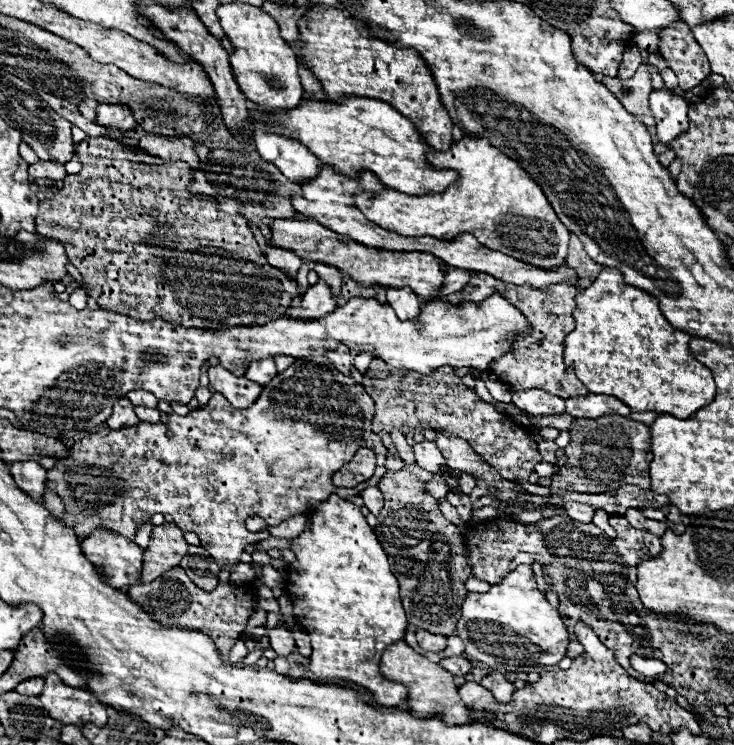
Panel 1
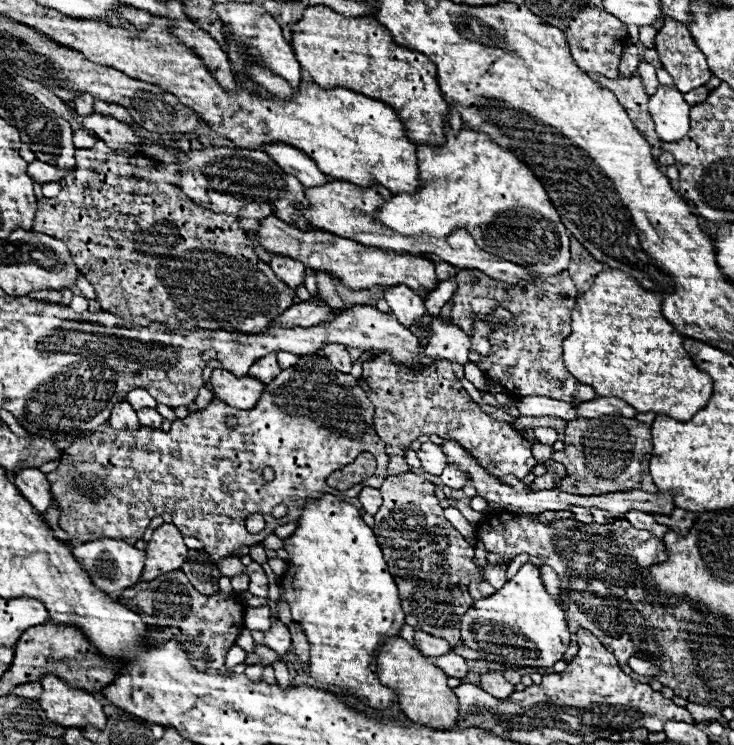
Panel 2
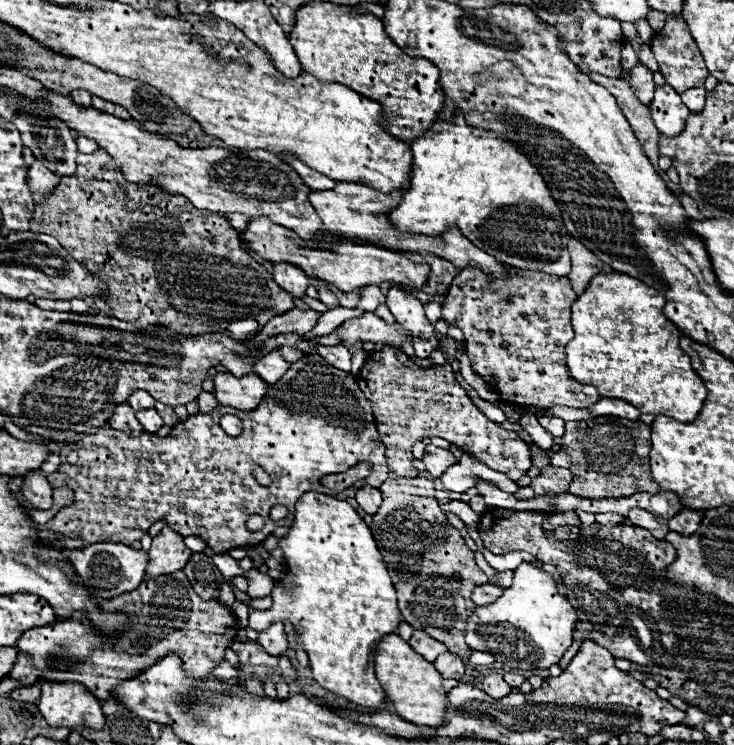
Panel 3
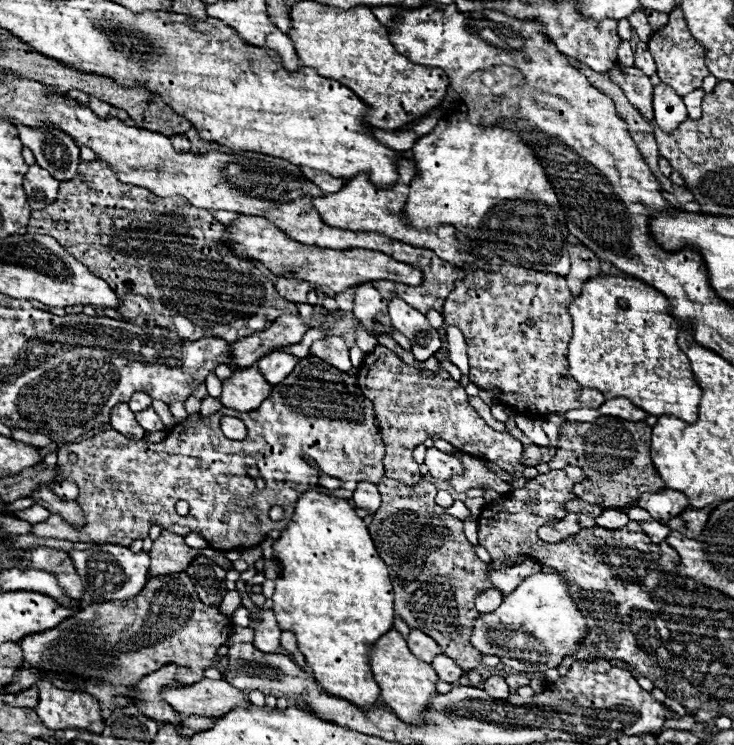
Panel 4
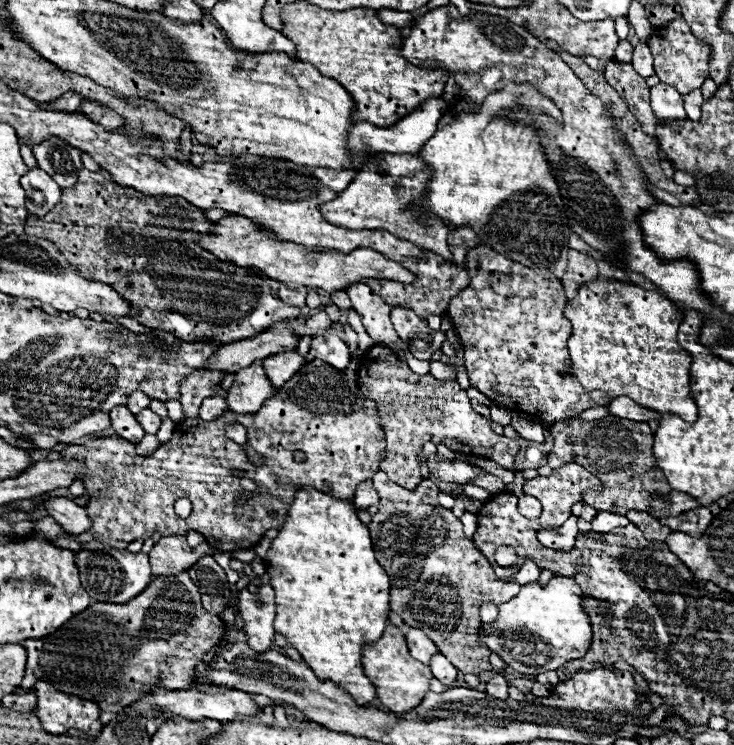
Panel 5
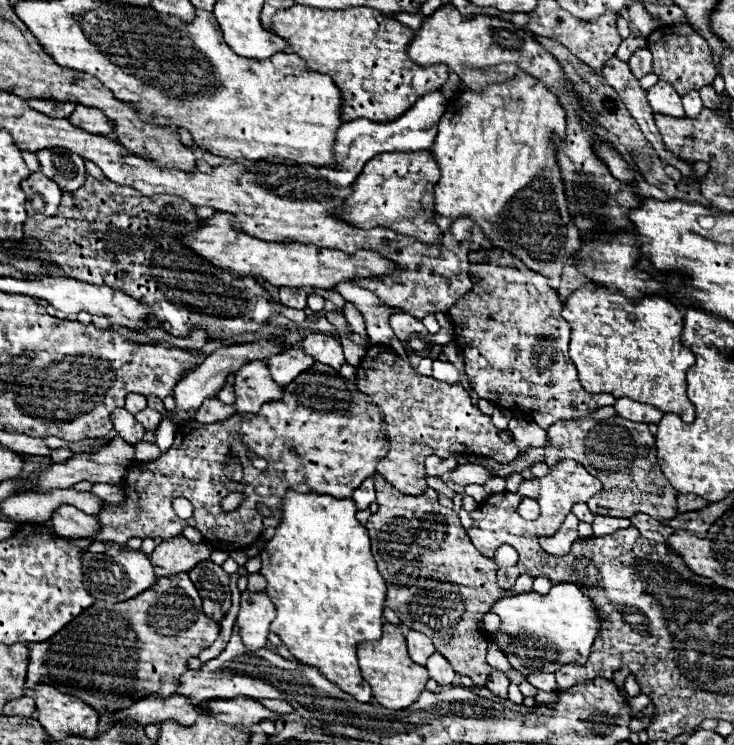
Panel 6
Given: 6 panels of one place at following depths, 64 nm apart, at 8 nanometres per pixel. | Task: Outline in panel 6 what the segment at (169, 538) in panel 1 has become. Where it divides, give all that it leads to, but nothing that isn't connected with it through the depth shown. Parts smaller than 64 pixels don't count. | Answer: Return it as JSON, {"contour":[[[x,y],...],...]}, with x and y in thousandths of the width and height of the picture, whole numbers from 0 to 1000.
{"contour":[[[251,719],[221,725],[204,744],[213,773],[237,773],[240,768],[256,768],[270,754],[283,752],[289,744],[283,730],[259,730]]]}

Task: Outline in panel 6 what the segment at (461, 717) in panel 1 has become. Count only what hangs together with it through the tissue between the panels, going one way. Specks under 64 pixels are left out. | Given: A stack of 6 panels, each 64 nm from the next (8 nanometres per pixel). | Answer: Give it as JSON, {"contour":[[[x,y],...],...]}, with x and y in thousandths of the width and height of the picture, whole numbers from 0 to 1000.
{"contour":[[[523,838],[523,854],[512,862],[490,862],[488,864],[488,886],[490,886],[490,899],[496,913],[507,921],[510,937],[531,953],[550,953],[559,945],[564,945],[578,929],[580,915],[583,915],[583,899],[572,891],[564,891],[556,881],[553,872],[553,856],[545,848],[542,840],[537,838]]]}

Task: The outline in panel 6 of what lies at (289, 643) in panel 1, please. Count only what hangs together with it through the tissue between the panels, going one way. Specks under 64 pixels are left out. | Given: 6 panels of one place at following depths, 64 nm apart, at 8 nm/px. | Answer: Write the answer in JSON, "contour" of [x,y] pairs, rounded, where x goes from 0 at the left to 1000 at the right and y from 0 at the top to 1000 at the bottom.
{"contour":[[[330,795],[327,805],[327,821],[324,821],[324,840],[327,840],[327,854],[335,864],[338,872],[354,872],[365,862],[368,851],[368,835],[373,832],[376,816],[373,811],[357,803],[360,795]]]}

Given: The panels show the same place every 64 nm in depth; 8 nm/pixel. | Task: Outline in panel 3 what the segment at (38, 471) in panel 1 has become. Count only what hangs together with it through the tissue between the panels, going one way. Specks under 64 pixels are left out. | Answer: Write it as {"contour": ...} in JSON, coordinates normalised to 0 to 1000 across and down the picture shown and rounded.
{"contour":[[[46,631],[33,639],[30,660],[27,663],[49,685],[65,685],[65,682],[71,682],[71,652],[65,650],[65,644],[57,636],[52,636]]]}

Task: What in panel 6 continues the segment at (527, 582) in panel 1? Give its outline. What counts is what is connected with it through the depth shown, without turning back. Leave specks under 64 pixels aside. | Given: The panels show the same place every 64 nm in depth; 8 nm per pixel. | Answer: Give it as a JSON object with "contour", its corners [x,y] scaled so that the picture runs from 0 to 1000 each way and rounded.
{"contour":[[[779,781],[755,784],[741,800],[725,792],[678,805],[670,821],[681,827],[681,846],[668,854],[668,862],[676,864],[692,881],[698,897],[714,907],[757,902],[768,891],[796,891],[817,843],[807,805]]]}

